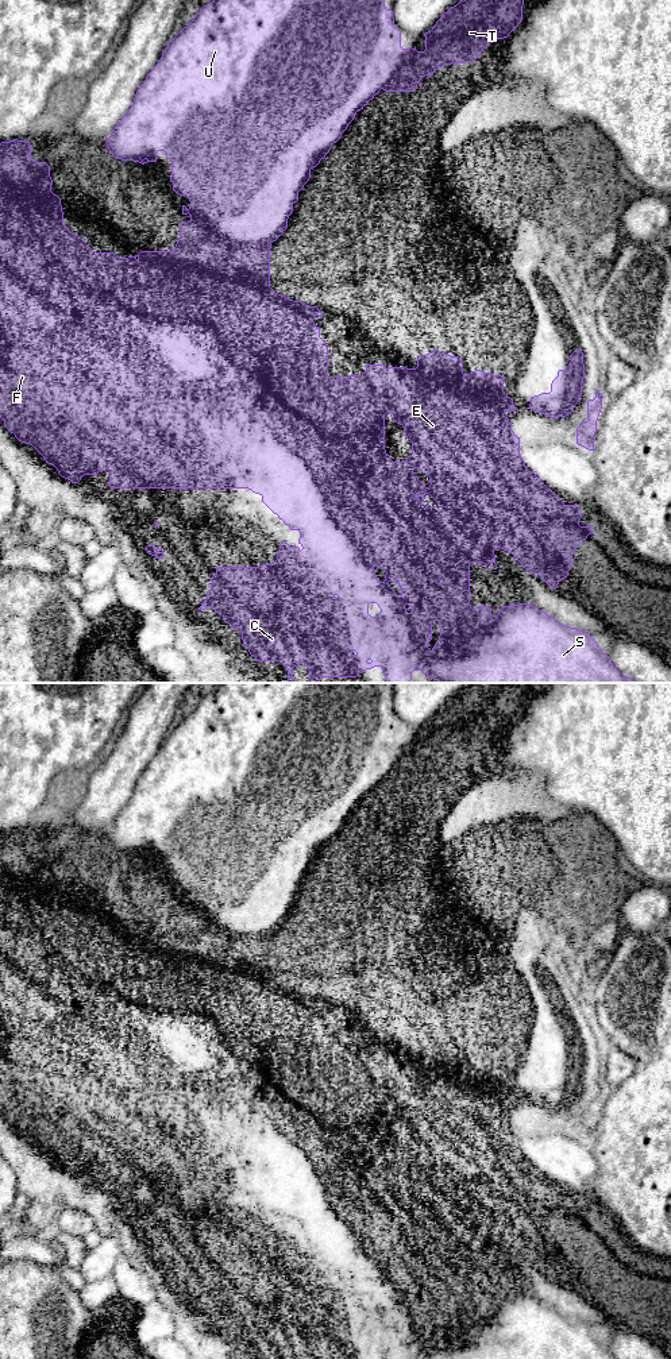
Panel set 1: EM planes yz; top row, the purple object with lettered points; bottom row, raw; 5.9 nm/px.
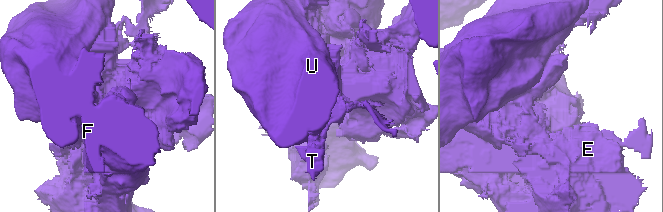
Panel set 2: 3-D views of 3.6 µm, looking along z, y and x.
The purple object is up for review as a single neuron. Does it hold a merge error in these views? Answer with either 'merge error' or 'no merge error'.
merge error

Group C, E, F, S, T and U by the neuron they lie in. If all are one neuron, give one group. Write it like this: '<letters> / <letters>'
C E F S / T U

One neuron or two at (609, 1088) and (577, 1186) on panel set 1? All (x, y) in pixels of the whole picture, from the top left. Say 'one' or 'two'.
one

